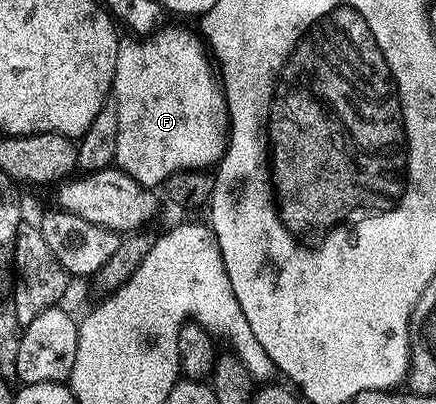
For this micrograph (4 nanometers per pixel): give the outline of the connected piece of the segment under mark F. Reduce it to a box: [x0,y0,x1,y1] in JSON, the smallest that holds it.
[112,29,230,187]

